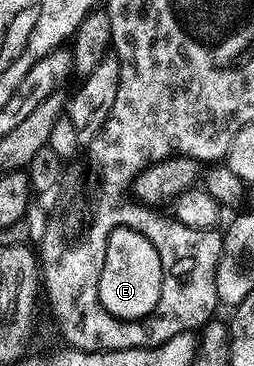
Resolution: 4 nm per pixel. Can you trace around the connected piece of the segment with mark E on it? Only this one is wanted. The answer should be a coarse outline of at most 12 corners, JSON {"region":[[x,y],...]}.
{"region":[[135,226],[109,235],[99,301],[120,321],[157,307],[161,260]]}

